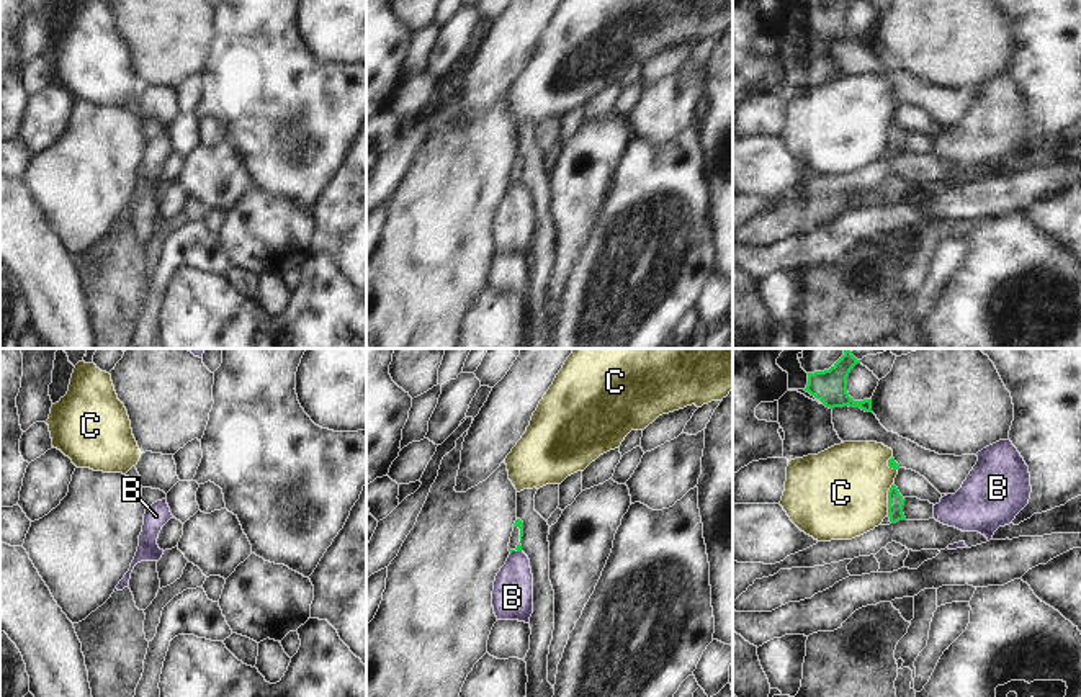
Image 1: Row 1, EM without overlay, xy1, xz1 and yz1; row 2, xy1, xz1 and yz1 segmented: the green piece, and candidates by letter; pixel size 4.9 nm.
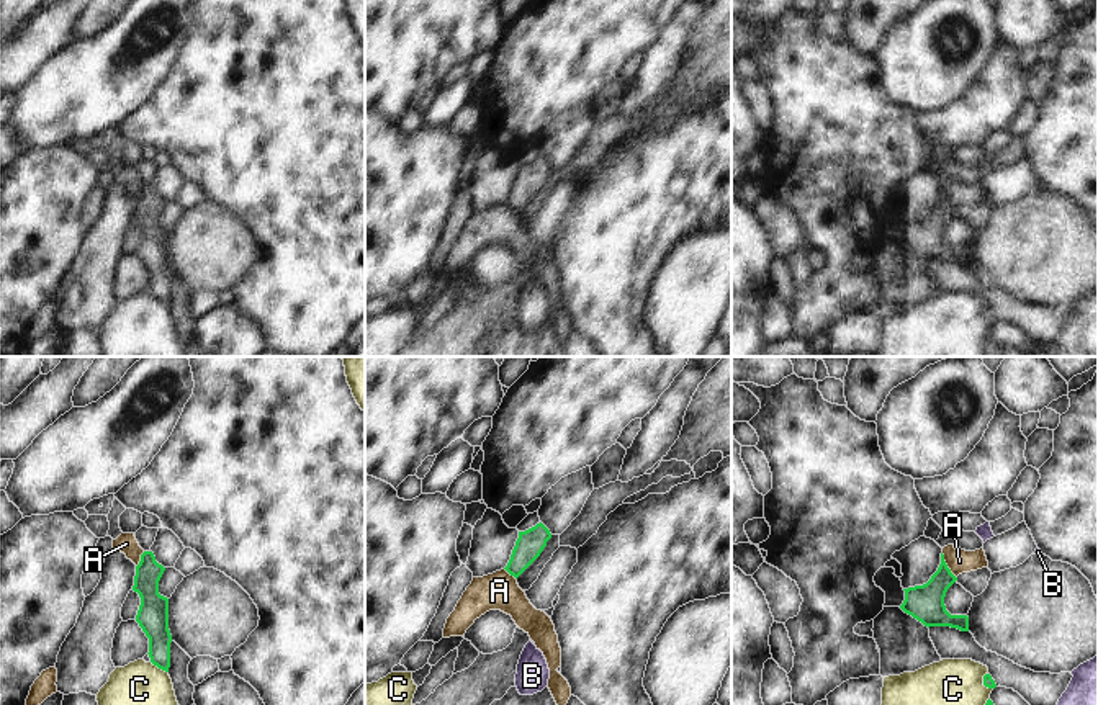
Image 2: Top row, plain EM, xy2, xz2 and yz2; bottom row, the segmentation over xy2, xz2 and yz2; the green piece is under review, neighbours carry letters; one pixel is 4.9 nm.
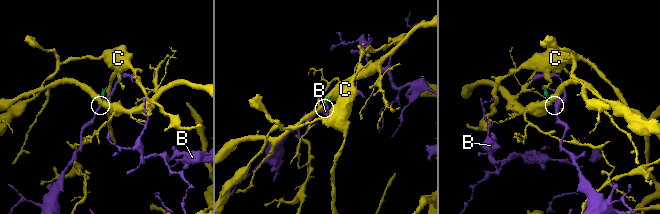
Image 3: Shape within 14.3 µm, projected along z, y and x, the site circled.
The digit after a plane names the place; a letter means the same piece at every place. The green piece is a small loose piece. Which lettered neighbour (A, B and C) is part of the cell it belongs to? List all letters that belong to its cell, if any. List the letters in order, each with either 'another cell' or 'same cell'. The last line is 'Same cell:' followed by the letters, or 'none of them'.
A: another cell
B: same cell
C: another cell
Same cell: B

